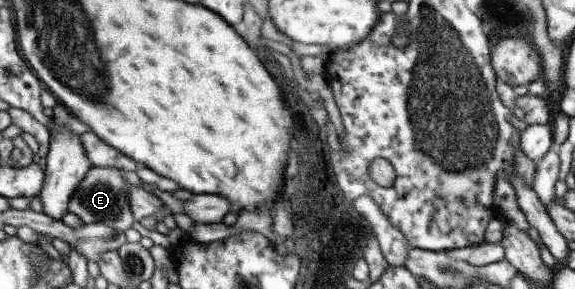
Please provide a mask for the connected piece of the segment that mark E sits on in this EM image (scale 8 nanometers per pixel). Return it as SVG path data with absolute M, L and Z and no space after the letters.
M91 165L86 175L82 177L81 183L74 189L66 205L66 211L76 214L84 224L101 223L124 231L132 227L132 222L136 221L128 207L128 199L126 199L128 188L130 188L130 183L120 175L116 167Z

